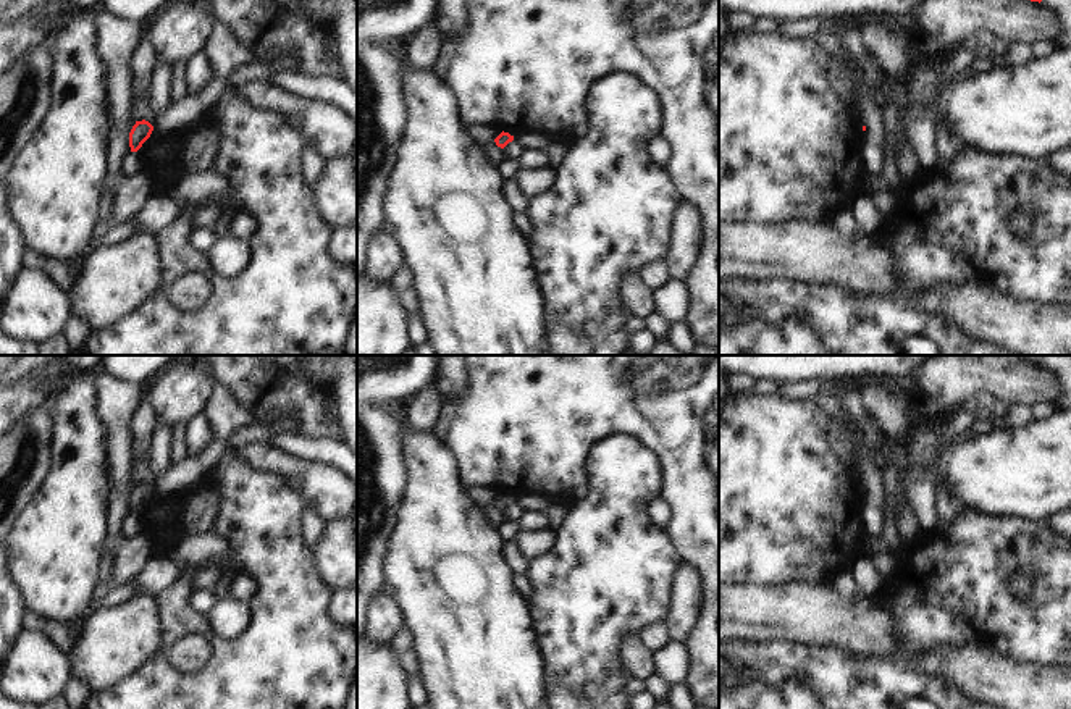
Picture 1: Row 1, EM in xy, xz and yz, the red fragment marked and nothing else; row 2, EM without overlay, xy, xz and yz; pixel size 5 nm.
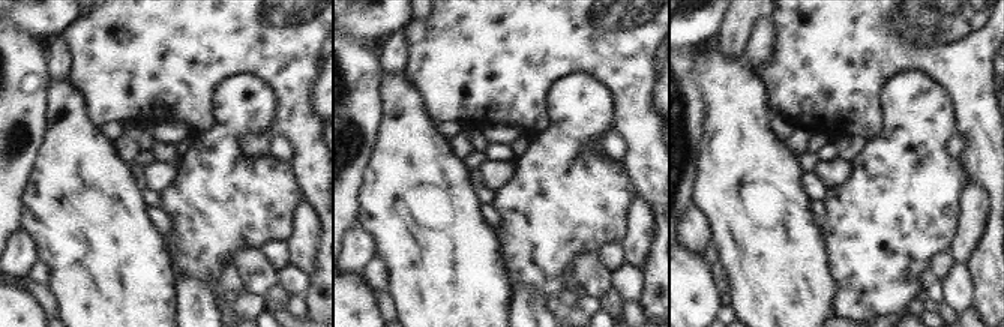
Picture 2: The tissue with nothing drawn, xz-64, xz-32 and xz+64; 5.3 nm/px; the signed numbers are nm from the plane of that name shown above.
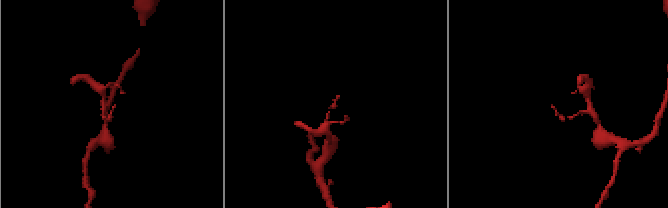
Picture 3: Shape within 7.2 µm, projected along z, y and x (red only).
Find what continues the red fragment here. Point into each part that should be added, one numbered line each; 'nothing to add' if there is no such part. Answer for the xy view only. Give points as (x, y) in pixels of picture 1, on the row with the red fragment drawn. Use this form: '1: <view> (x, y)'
nothing to add

